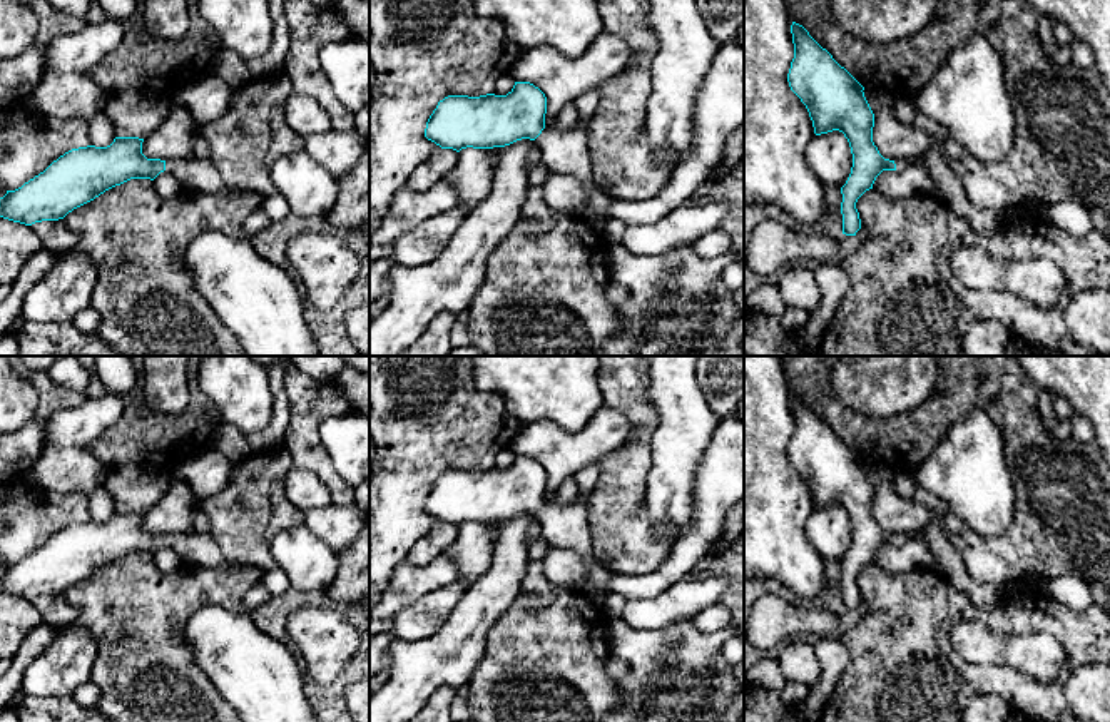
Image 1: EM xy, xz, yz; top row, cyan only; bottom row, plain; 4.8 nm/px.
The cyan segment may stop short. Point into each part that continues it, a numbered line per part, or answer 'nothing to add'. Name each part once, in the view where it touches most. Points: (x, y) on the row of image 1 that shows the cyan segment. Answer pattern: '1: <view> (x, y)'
1: xz (562, 151)

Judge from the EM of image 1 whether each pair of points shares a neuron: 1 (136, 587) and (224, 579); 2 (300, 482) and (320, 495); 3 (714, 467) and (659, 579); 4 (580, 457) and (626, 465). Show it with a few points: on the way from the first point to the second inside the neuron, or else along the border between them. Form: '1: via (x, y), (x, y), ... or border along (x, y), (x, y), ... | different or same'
1: via (157, 587), (203, 585) | same
2: via (305, 487), (315, 493) | same
3: via (714, 495), (704, 530), (686, 552) | same
4: border along (627, 430), (627, 438), (600, 462) | different

